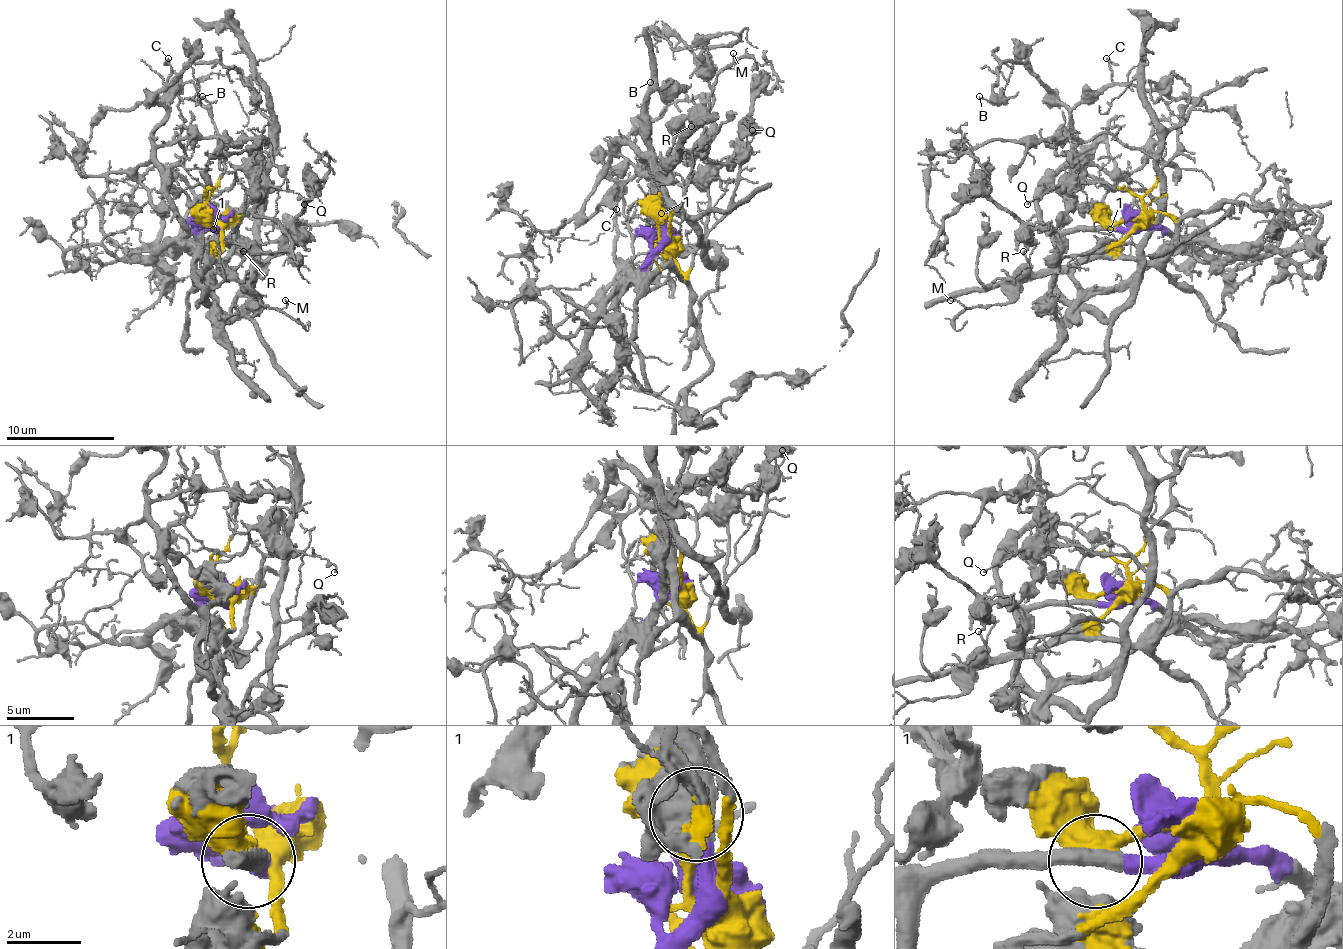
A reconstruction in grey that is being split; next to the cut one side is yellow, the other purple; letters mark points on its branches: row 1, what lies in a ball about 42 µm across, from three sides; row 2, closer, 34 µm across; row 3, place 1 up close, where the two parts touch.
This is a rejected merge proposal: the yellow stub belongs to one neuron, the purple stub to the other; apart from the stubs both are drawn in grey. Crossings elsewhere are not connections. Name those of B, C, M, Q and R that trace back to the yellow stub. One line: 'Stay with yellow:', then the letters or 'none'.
Stay with yellow: M, Q, R

